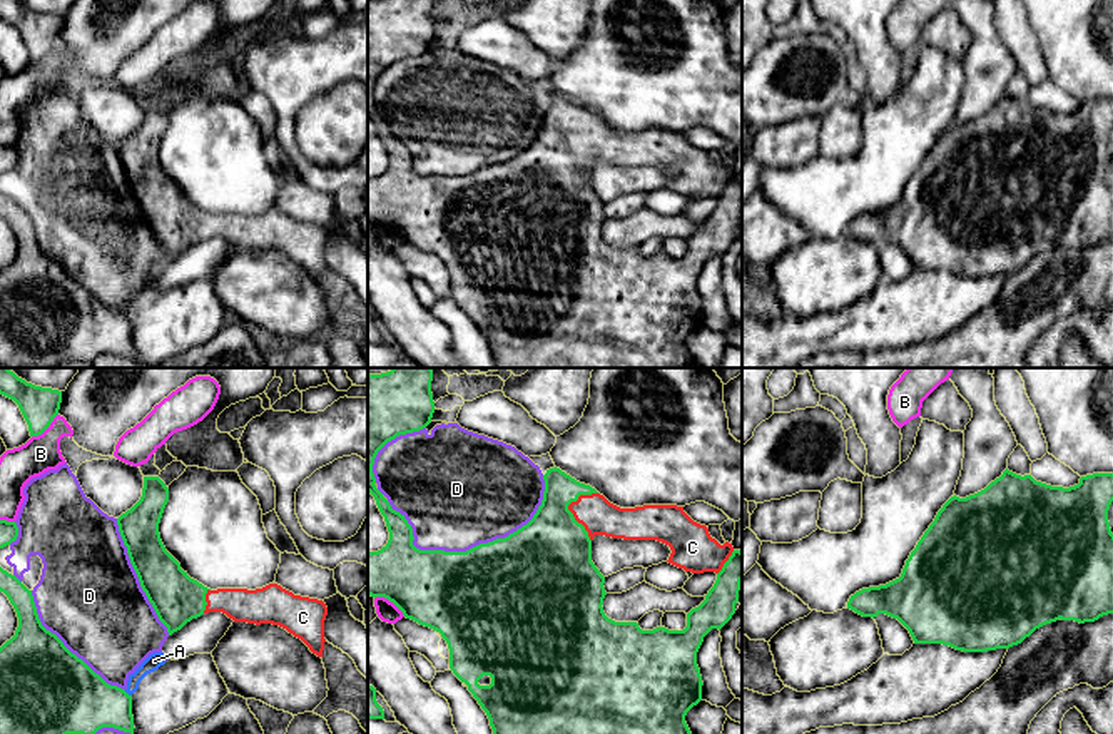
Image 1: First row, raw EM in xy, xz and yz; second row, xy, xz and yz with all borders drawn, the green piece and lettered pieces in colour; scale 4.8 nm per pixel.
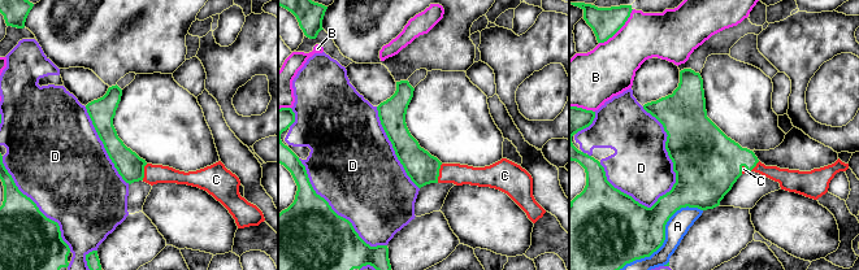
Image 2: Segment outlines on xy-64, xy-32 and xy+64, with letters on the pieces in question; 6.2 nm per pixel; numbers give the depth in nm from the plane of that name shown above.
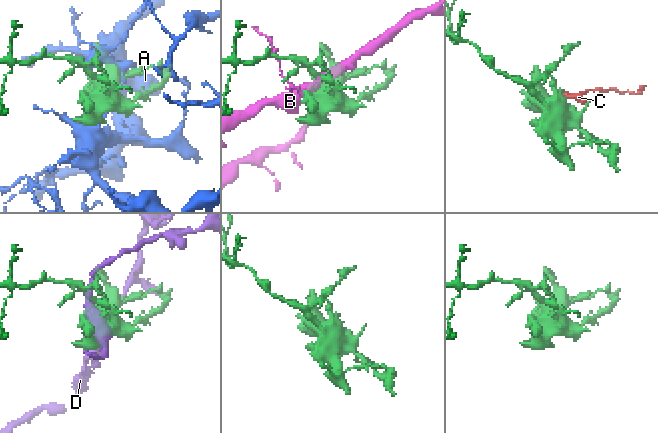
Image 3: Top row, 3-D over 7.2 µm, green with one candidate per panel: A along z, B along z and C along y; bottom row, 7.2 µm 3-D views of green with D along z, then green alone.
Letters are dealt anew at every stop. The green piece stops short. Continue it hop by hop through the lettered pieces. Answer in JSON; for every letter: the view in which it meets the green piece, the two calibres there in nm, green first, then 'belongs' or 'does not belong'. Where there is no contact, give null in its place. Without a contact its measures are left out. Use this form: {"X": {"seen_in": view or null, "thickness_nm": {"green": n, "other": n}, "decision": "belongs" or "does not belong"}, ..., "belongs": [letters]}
{"A": {"seen_in": "xy", "thickness_nm": {"green": 440, "other": 80}, "decision": "does not belong"}, "B": {"seen_in": "xy", "thickness_nm": {"green": 180, "other": 180}, "decision": "does not belong"}, "C": {"seen_in": "xz", "thickness_nm": {"green": 400, "other": 170}, "decision": "belongs"}, "D": {"seen_in": "xz", "thickness_nm": {"green": 500, "other": 480}, "decision": "does not belong"}, "belongs": ["C"]}

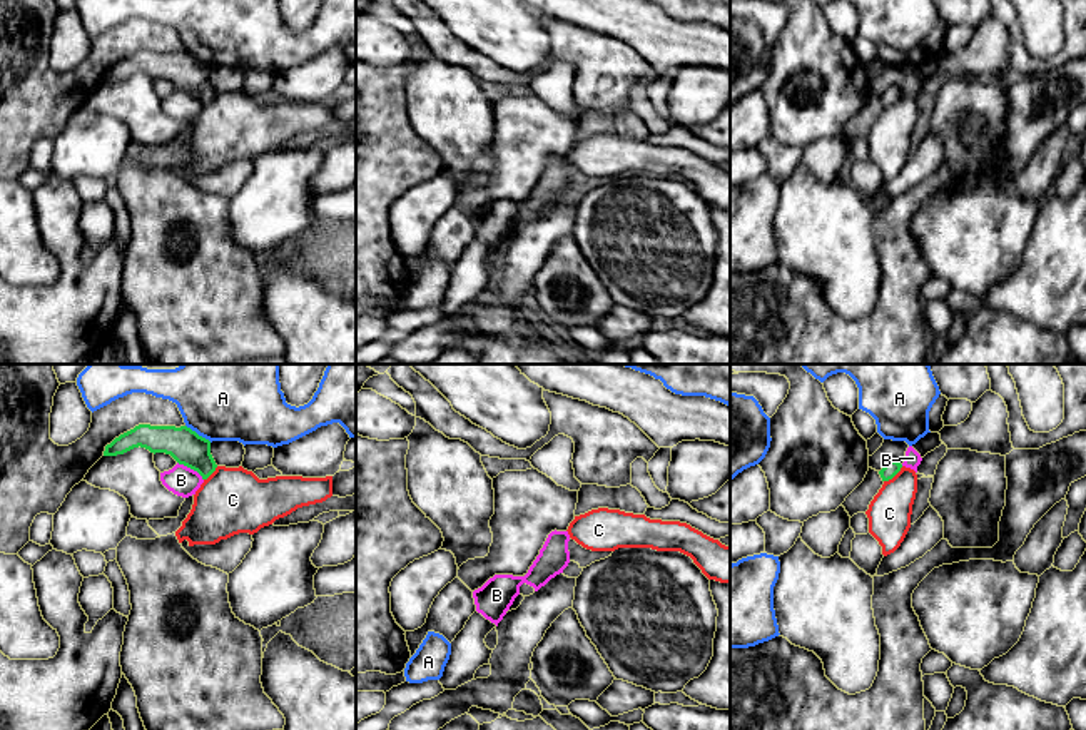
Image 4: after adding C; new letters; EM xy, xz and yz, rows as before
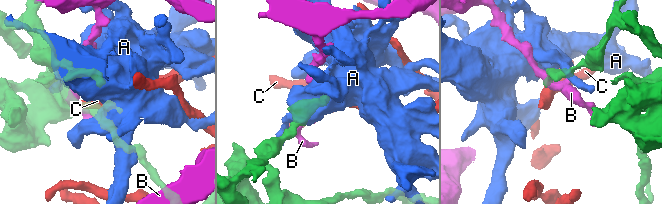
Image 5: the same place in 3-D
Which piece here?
{"A": {"seen_in": "xy", "thickness_nm": {"green": 170, "other": 320}, "decision": "does not belong"}, "B": {"seen_in": "xy", "thickness_nm": {"green": 170, "other": 140}, "decision": "does not belong"}, "C": {"seen_in": "yz", "thickness_nm": {"green": 70, "other": 200}, "decision": "does not belong"}, "belongs": []}

